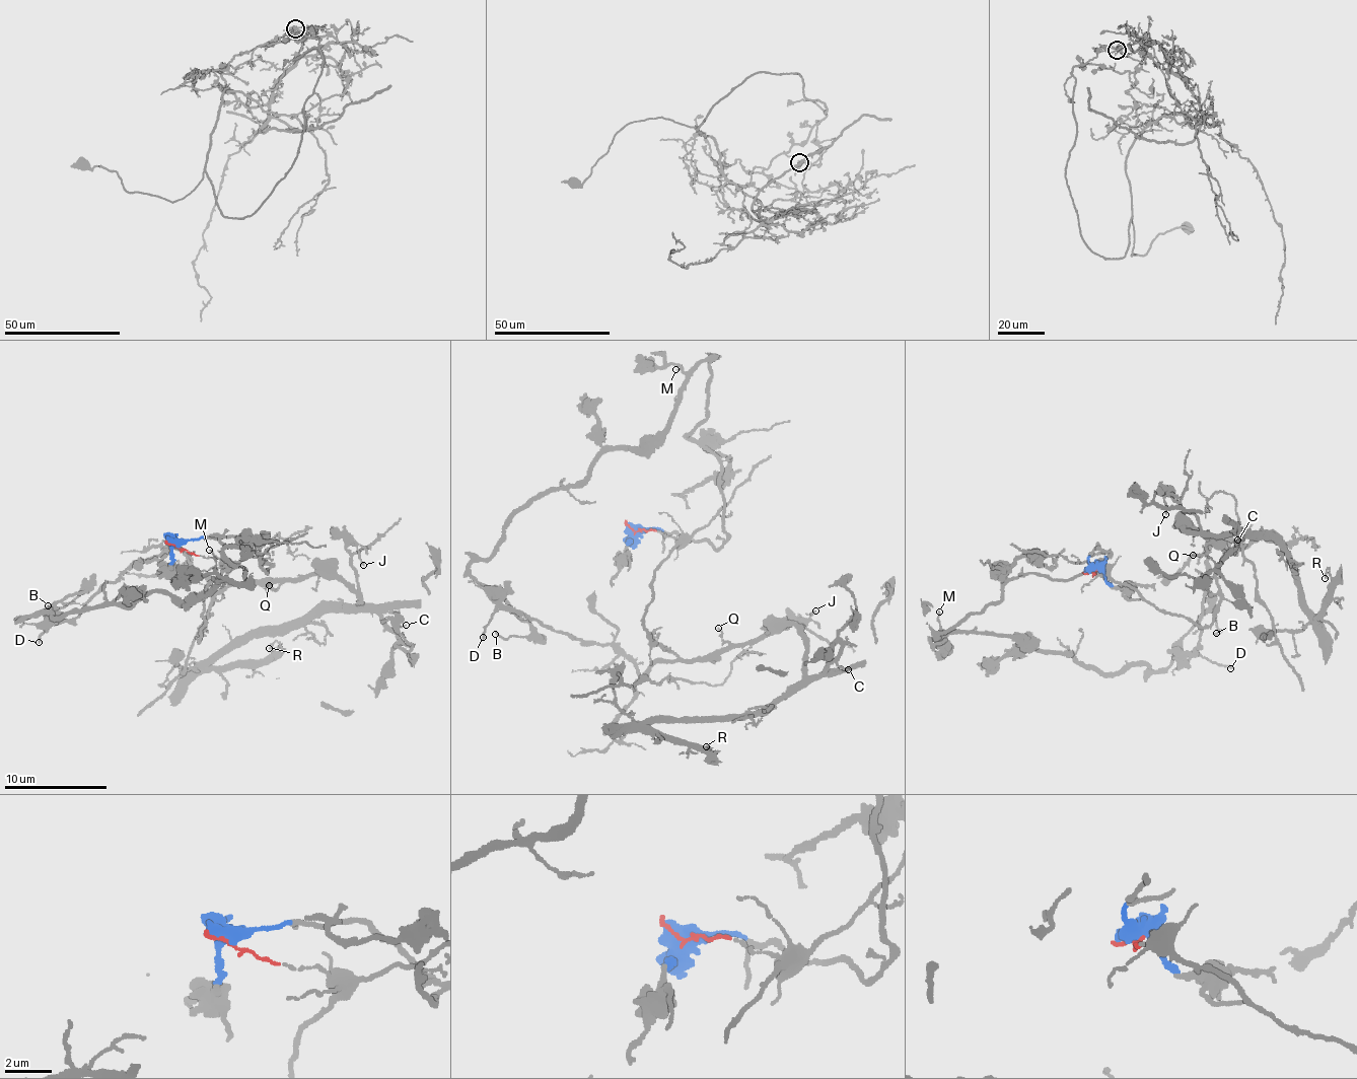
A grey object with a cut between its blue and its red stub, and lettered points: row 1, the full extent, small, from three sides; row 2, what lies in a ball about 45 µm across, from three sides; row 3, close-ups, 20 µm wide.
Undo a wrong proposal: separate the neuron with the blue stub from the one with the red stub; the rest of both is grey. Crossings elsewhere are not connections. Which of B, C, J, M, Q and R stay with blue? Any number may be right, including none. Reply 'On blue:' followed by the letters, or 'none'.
On blue: B, M

